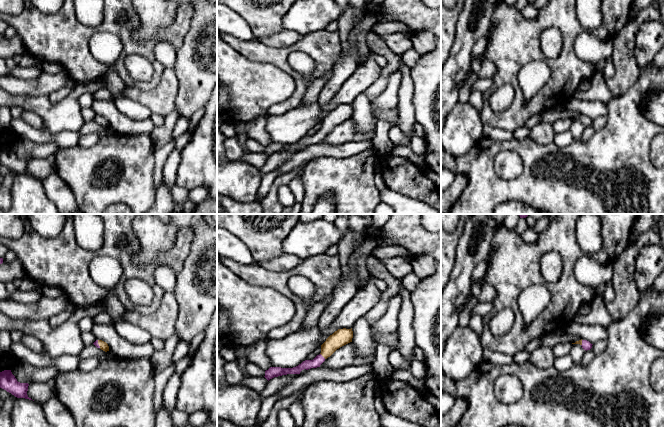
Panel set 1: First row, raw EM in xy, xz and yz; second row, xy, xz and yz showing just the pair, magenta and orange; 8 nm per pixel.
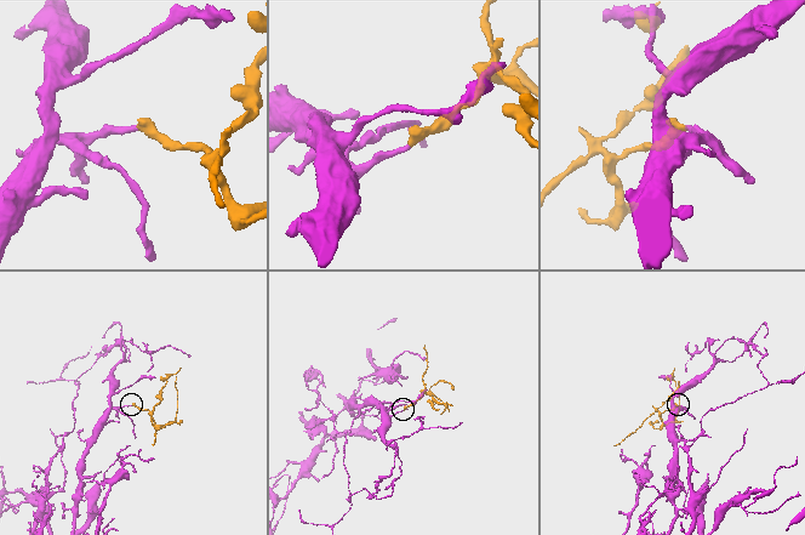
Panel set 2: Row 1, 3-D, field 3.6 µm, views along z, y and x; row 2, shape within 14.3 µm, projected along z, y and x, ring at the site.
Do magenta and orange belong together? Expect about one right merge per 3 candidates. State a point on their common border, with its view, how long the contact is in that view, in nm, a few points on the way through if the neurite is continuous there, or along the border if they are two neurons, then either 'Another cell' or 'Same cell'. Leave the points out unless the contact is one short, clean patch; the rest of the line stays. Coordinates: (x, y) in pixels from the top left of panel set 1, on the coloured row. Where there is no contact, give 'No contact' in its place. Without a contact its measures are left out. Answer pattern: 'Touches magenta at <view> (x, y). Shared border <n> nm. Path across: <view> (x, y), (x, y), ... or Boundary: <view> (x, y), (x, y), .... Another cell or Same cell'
Touches magenta at xz (322, 356). Shared border 60 nm. Path across: xz (319, 359), (322, 356), (341, 337). Same cell

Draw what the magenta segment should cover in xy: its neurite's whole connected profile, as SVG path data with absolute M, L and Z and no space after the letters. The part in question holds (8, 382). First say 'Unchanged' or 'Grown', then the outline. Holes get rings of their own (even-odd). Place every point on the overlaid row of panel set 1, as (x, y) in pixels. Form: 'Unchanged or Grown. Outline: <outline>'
Unchanged. Outline: M11 370L0 372L0 388L6 390L15 397L32 400L27 395L28 386L28 383L18 382Z

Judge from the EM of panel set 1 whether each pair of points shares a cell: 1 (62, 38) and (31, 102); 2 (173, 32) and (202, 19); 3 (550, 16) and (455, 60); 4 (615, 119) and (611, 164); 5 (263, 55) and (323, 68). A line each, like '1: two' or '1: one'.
1: two
2: two
3: two
4: one
5: one

